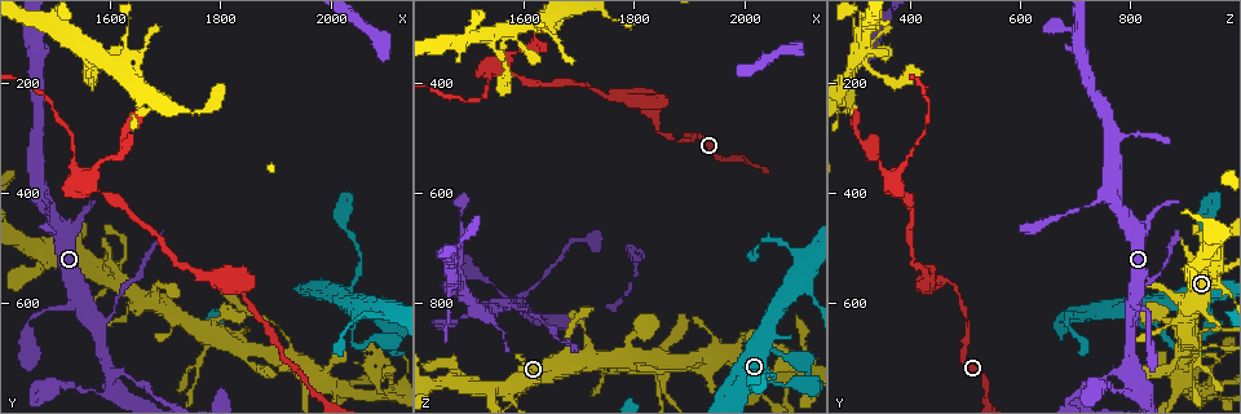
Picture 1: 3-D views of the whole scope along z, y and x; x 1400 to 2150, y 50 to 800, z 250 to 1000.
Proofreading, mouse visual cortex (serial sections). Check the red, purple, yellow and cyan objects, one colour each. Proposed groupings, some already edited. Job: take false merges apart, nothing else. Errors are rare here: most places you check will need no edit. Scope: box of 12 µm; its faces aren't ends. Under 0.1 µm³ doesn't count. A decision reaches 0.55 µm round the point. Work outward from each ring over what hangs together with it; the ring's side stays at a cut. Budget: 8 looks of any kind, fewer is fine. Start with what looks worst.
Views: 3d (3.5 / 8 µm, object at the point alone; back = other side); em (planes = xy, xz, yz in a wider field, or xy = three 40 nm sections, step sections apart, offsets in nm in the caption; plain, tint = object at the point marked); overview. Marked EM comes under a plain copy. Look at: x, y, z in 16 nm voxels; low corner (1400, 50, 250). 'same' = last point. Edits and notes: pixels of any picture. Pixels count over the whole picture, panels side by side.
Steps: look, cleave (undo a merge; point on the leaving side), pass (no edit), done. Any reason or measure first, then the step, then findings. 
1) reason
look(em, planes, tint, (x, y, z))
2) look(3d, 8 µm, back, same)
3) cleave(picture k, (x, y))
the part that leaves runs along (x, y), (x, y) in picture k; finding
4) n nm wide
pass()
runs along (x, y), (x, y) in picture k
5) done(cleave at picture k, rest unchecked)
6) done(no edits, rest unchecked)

abrupt turn
look(3d, 3.5 µm, back, (1605, 745, 810))

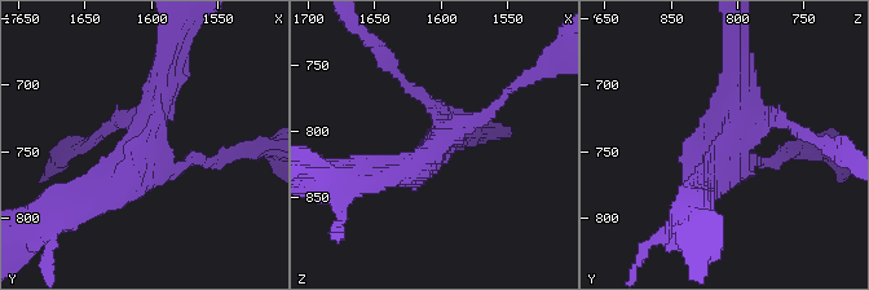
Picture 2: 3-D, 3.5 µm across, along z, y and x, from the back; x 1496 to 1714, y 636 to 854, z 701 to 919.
4 arms; arms of 150, 200, 300, 350 nm
look(em, xy, step 3, tint, (1602, 746, 812))

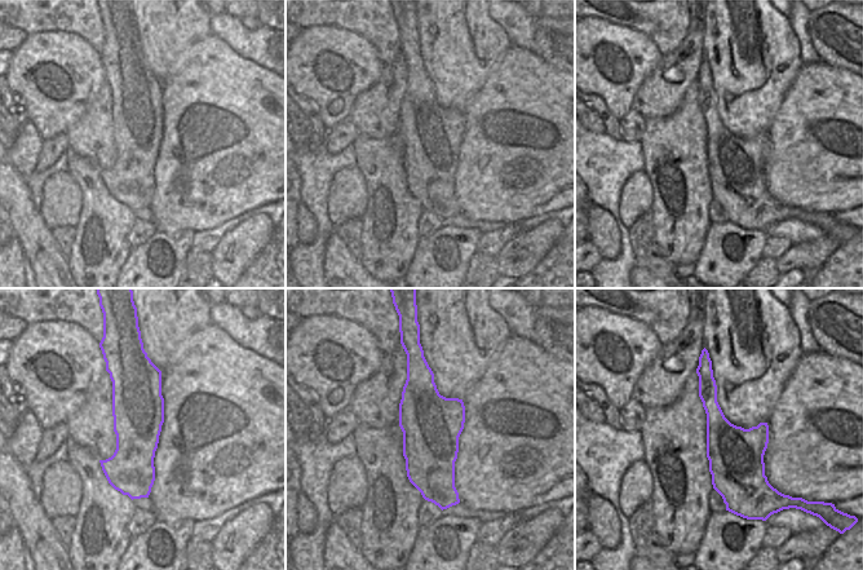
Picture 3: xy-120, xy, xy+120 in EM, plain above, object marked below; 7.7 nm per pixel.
pass()
runs along (163, 69), (144, 156), (84, 196) in picture 2; continuous, no second cell

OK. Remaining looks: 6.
three-way junction
look(3d, 3.5 µm, (1570, 375, 360))

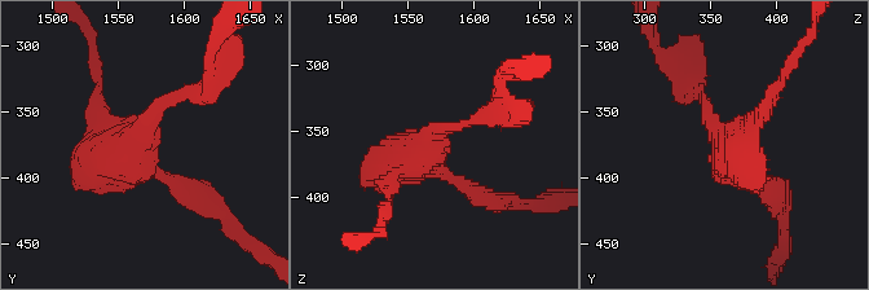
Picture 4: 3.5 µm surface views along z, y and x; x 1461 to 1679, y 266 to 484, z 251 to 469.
look(em, xy, step 3, tint, (1566, 368, 358))

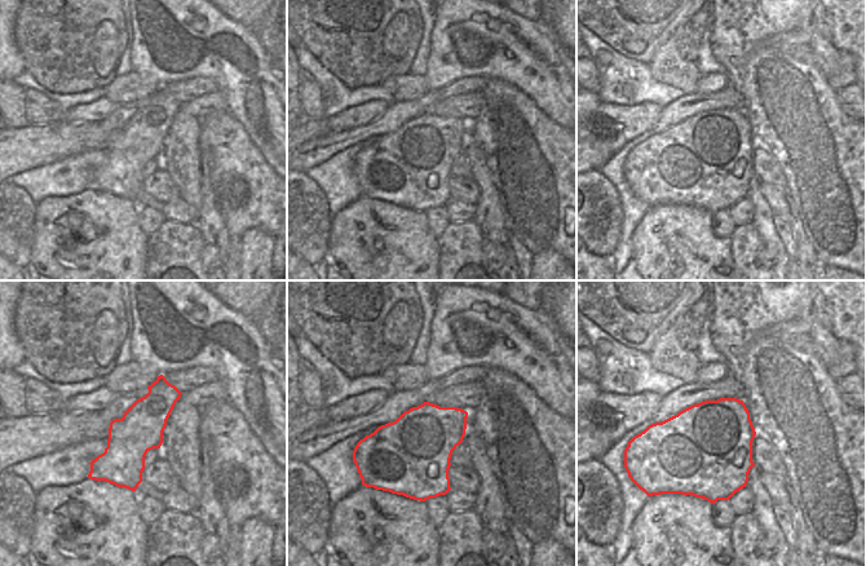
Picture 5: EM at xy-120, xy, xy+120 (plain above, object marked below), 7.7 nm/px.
pass()
runs along (192, 193), (104, 126), (100, 82) in picture 4; all the same cell

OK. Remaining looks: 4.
branch point
look(3d, 8 µm, (1465, 115, 700))

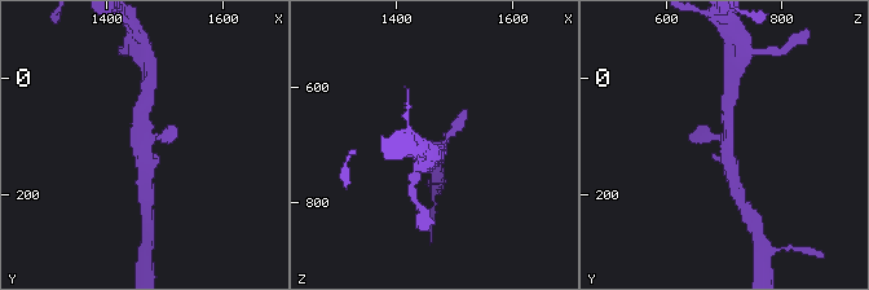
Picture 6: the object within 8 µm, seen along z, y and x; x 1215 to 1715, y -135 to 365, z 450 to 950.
look(3d, 3.5 µm, (1460, 115, 710))

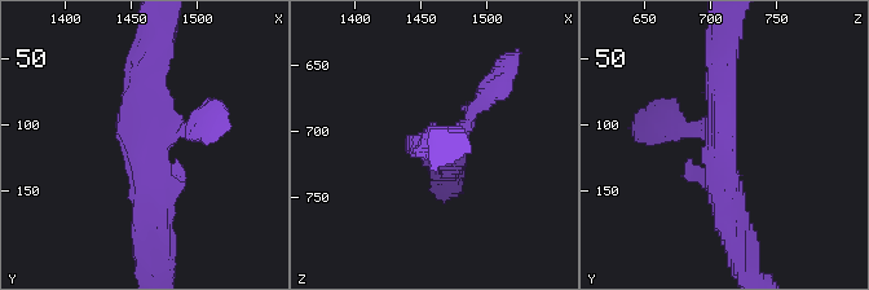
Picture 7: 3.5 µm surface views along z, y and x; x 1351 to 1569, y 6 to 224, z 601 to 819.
look(em, xy, step 2, tint, (1462, 116, 706))

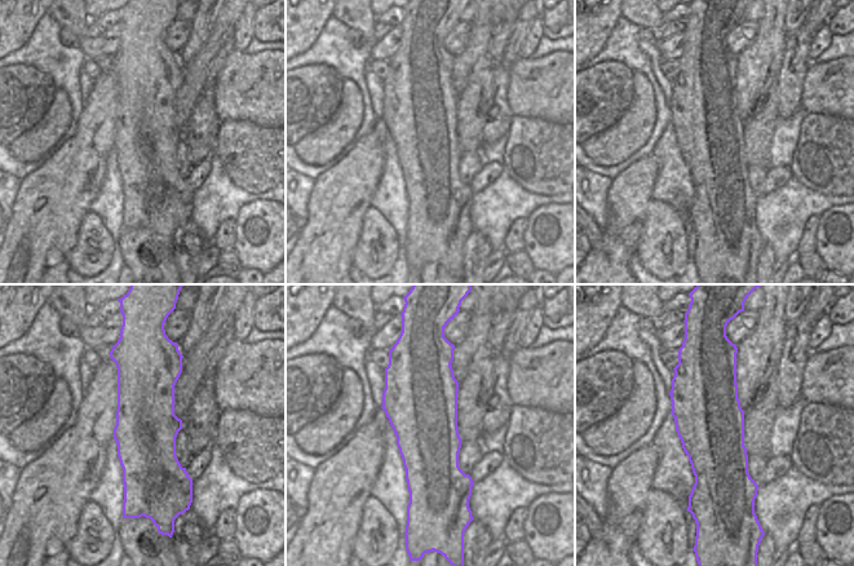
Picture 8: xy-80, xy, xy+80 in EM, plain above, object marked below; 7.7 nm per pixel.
pass()
runs along (739, 232), (719, 167), (719, 60) in picture 7; continuous, no second cell

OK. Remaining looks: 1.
done(no edits, rest unchecked)

